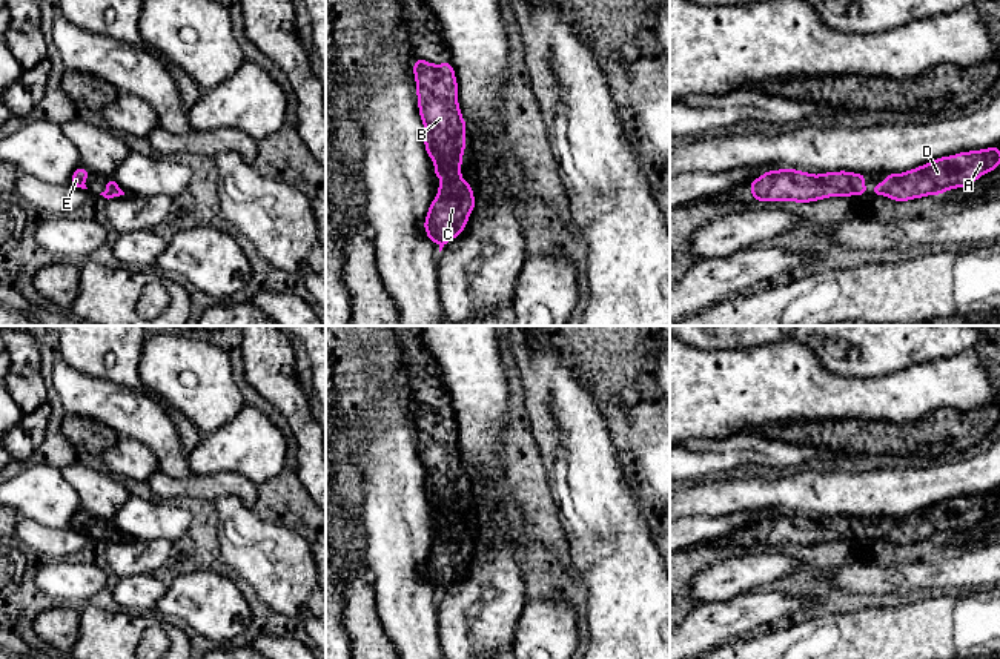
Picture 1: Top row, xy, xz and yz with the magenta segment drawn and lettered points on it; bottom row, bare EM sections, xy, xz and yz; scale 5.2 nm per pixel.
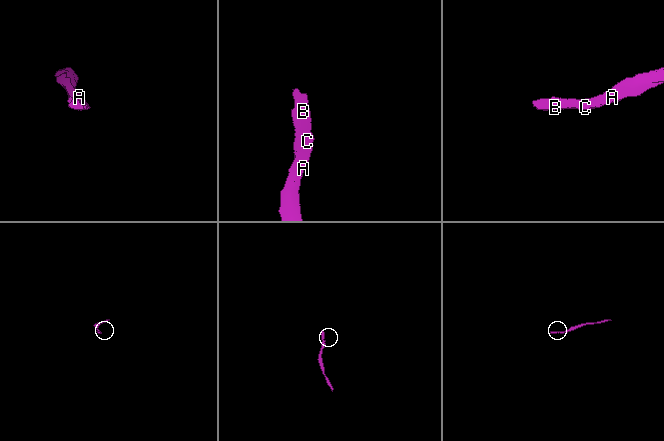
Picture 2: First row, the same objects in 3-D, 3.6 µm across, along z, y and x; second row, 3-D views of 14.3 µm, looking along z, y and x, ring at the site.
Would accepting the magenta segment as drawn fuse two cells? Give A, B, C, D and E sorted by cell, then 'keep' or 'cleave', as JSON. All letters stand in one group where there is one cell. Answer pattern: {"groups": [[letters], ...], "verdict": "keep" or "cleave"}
{"groups": [["A", "B", "C", "D", "E"]], "verdict": "keep"}

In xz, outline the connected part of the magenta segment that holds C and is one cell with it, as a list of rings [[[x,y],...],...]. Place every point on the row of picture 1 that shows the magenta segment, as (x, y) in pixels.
[[[416,58],[413,74],[425,154],[436,164],[433,175],[444,180],[424,220],[429,240],[438,243],[441,252],[465,229],[476,206],[472,184],[461,178],[467,126],[458,104],[458,81],[450,61],[432,65]]]

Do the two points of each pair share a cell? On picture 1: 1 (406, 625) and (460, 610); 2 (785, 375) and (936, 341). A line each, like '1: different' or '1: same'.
1: different
2: different

